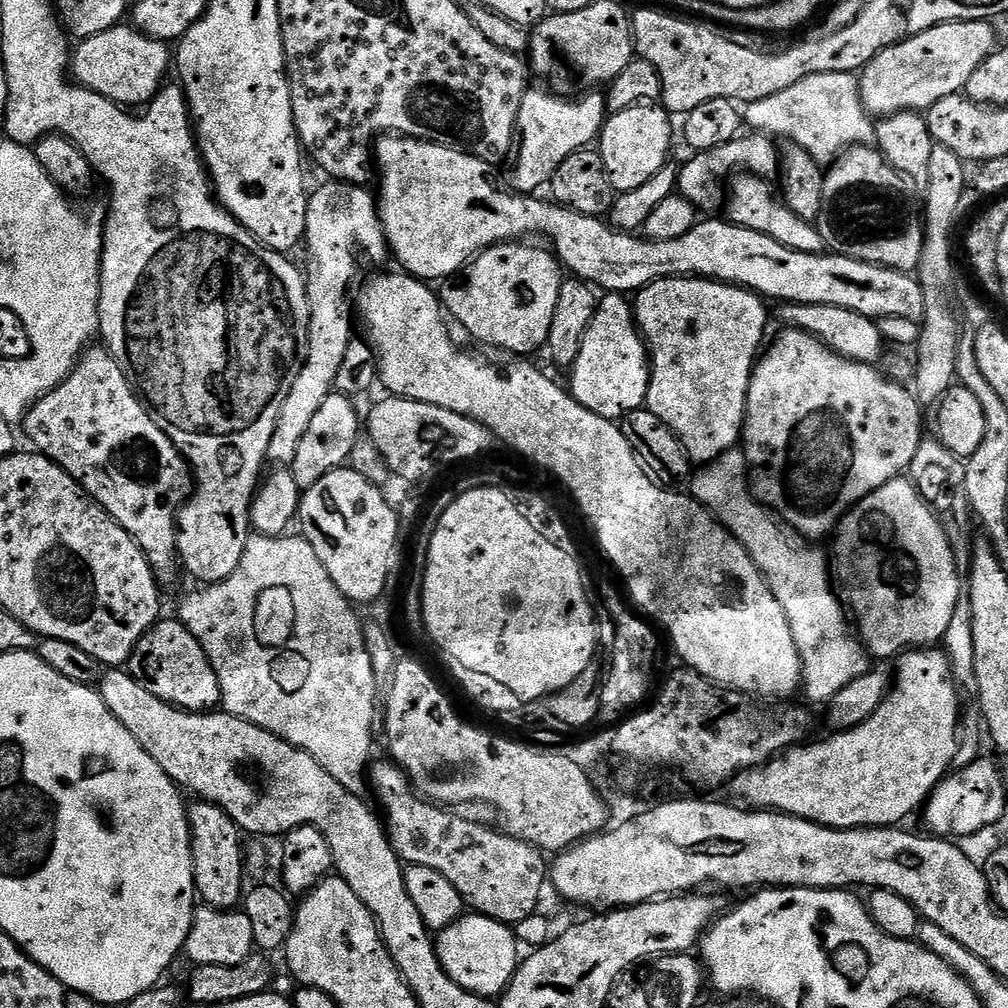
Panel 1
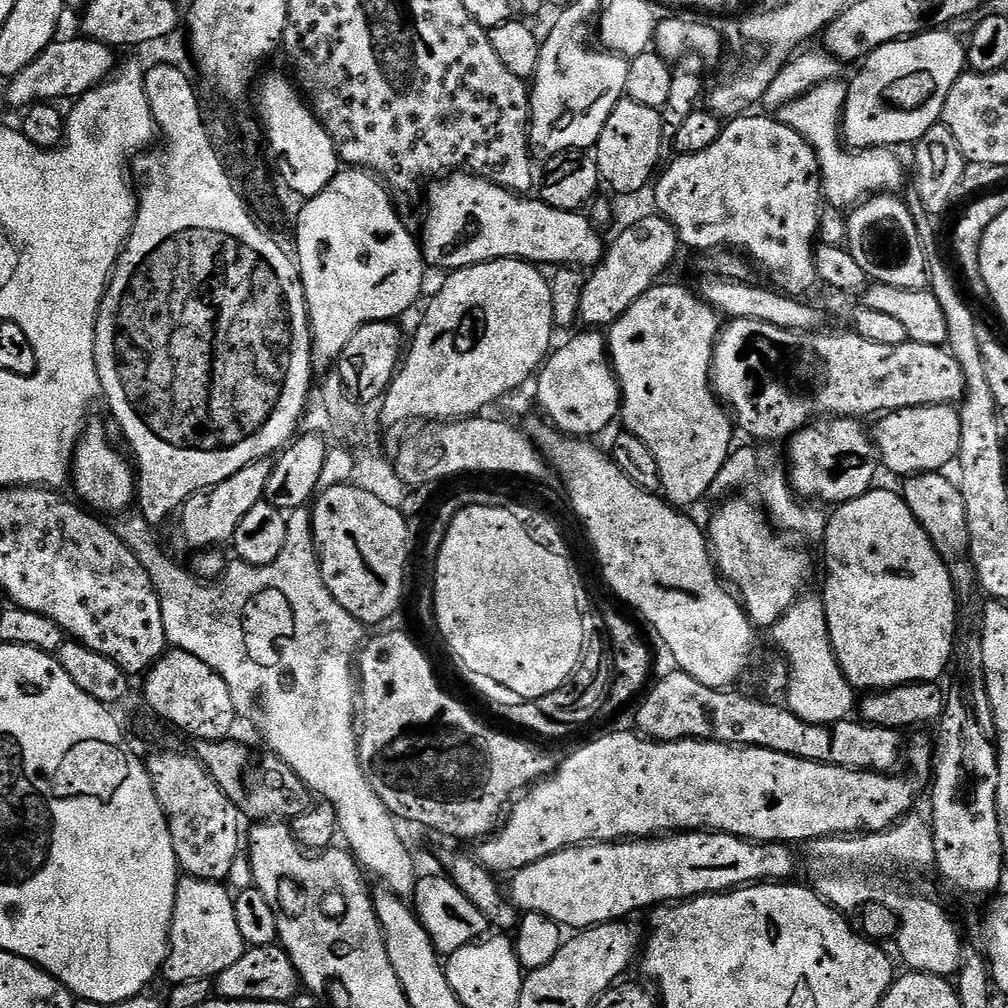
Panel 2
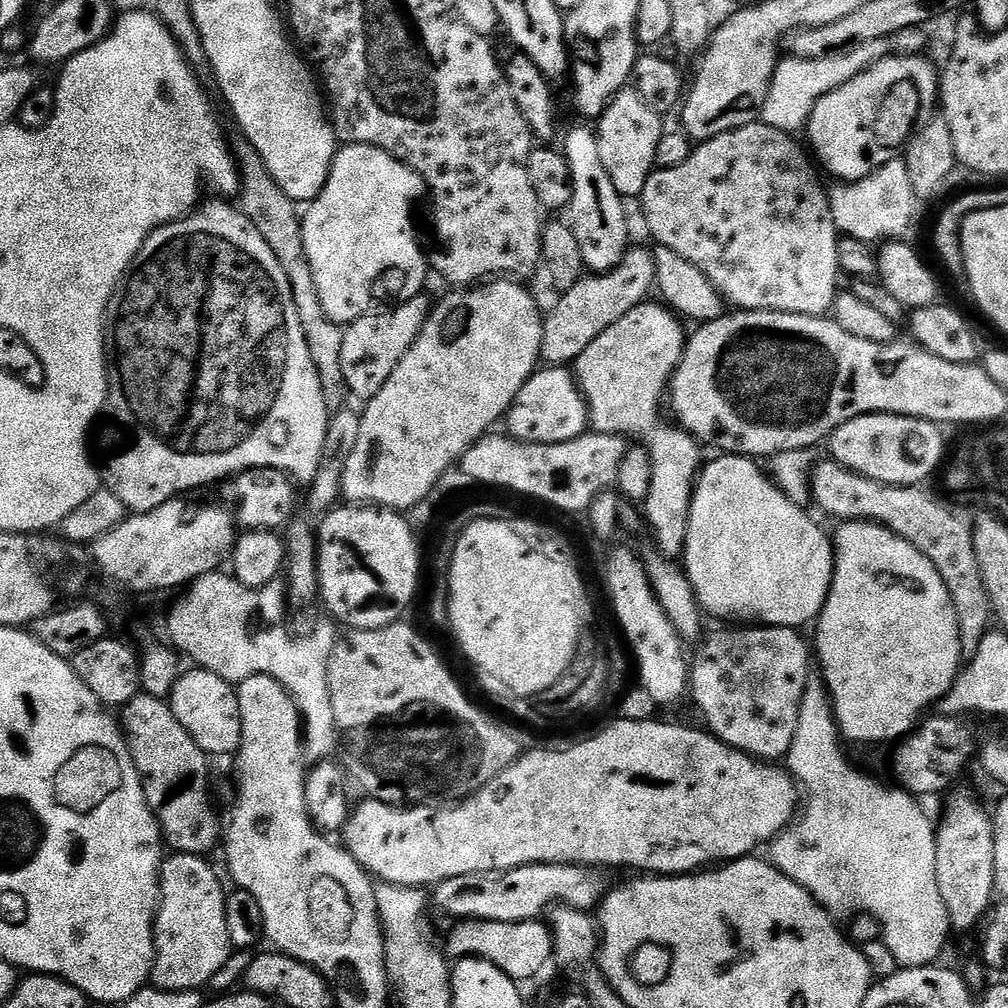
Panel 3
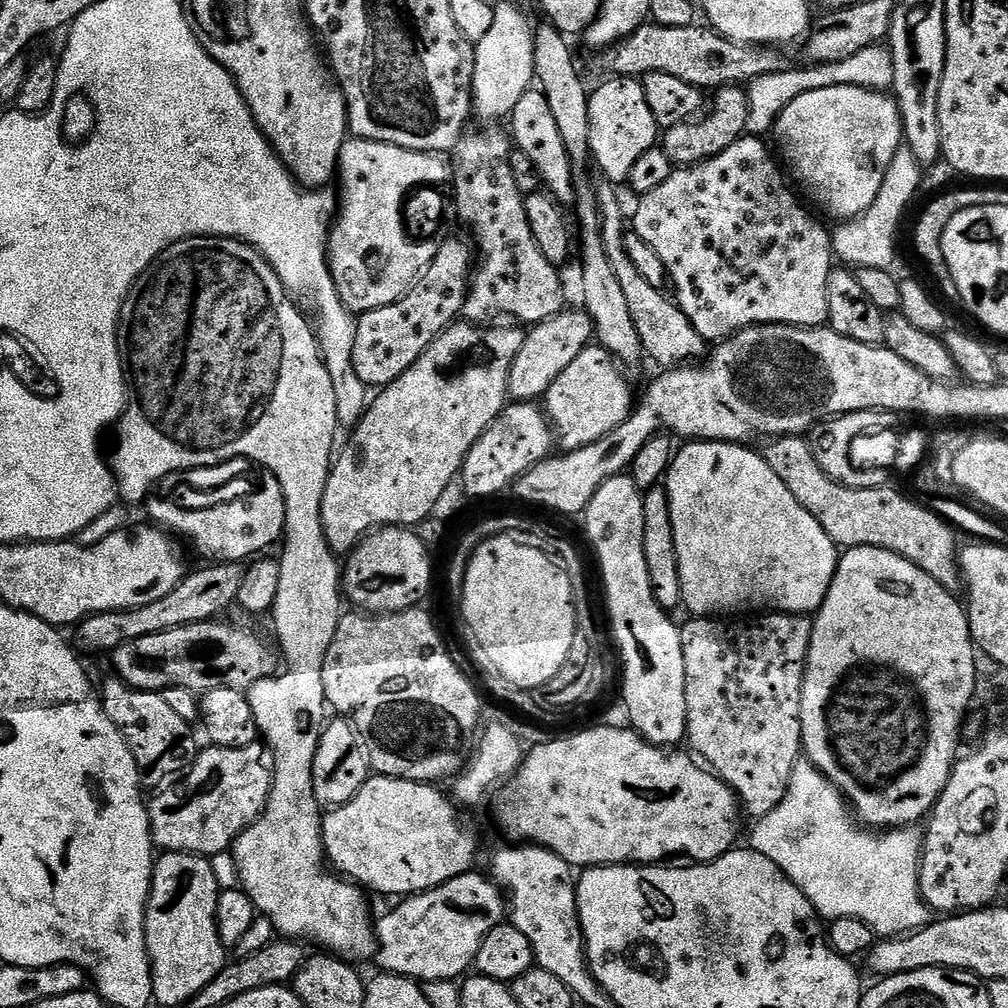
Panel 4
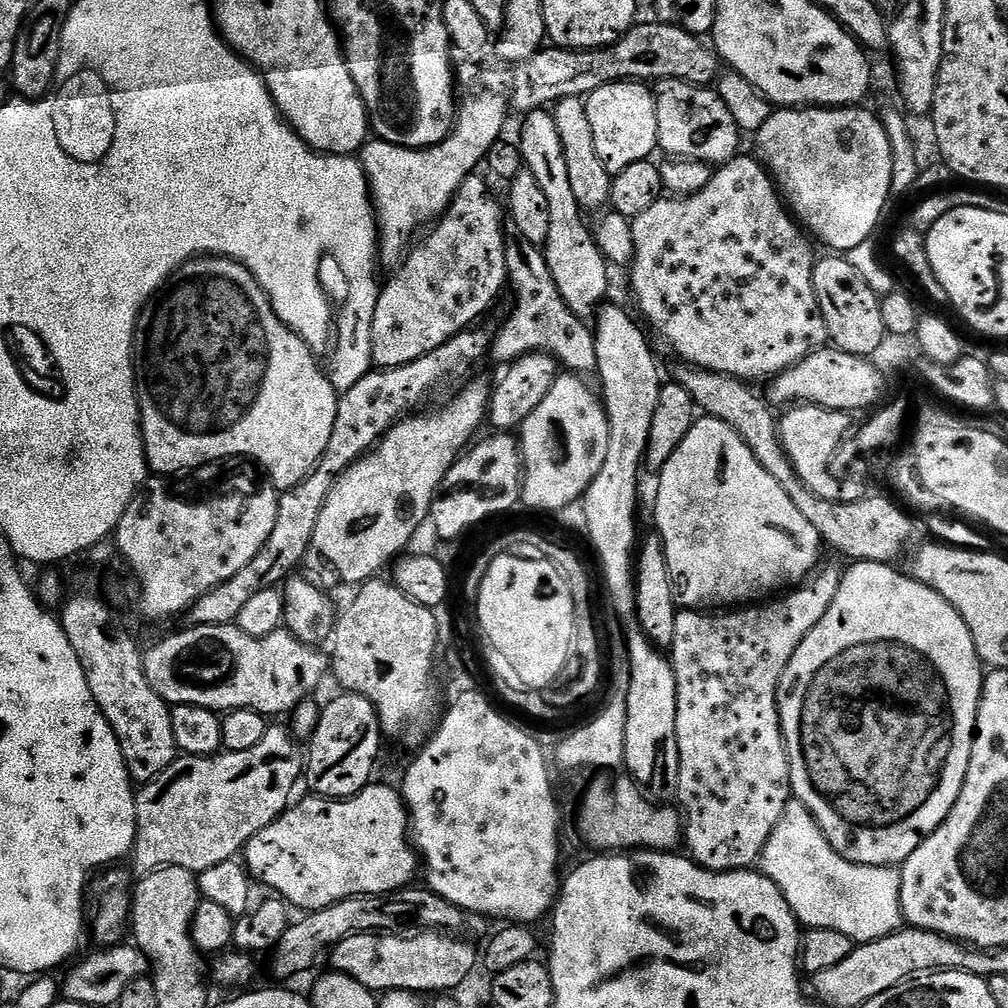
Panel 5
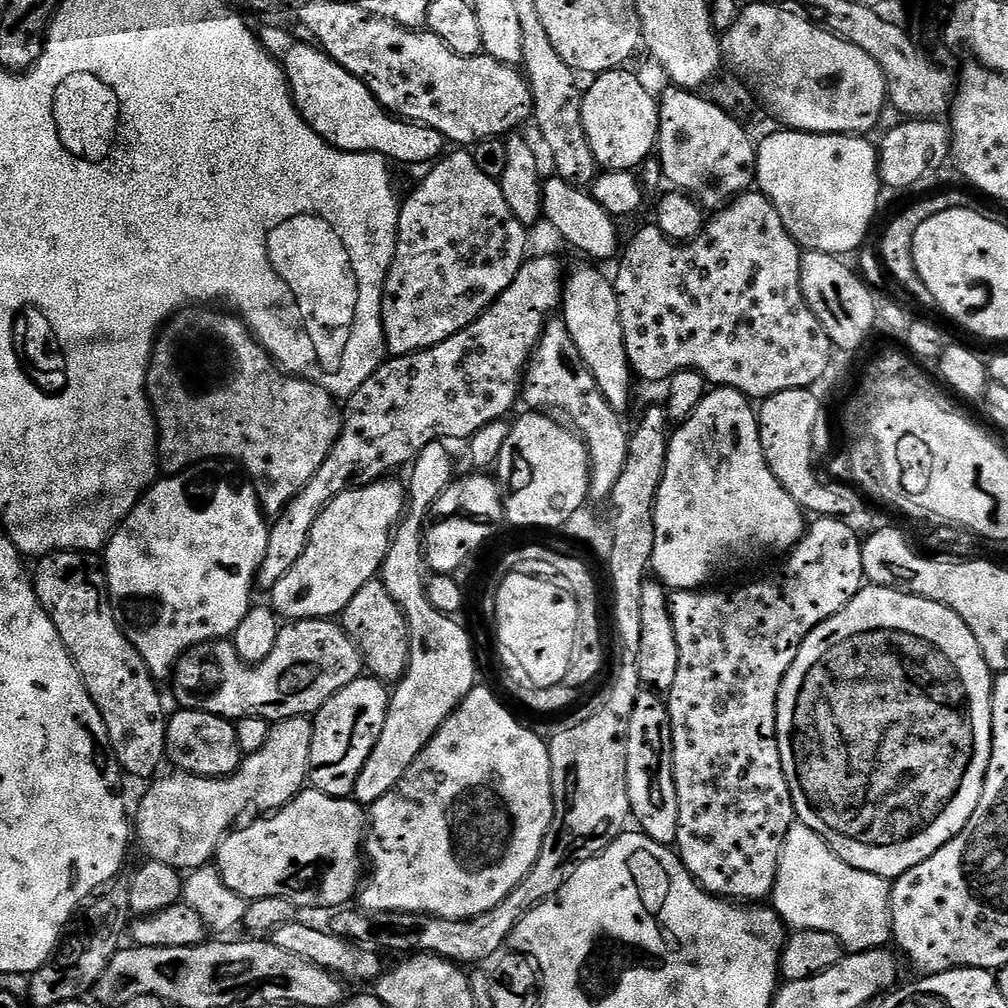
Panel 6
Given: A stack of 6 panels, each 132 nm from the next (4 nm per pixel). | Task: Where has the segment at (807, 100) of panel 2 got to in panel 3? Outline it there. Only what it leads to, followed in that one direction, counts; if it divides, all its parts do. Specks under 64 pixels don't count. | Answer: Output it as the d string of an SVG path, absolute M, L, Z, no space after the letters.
M907 159L886 162L866 178L840 182L831 189L828 201L834 214L837 233L861 240L873 246L881 242L895 241L912 224L916 216L918 197L910 182Z

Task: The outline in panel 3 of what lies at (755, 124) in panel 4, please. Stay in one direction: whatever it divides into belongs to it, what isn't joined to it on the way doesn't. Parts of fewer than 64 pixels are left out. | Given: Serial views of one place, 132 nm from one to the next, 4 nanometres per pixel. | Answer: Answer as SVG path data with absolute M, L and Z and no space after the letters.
M946 11L925 23L898 30L897 34L887 35L886 38L880 38L875 42L866 42L857 50L848 51L846 55L824 59L798 59L790 56L779 61L771 82L770 94L767 95L766 106L761 112L761 121L783 132L799 133L798 130L801 131L807 125L814 106L822 97L852 81L858 74L864 73L888 56L921 55L932 40L940 35L944 40L944 46L950 48L957 37L960 19L959 12Z

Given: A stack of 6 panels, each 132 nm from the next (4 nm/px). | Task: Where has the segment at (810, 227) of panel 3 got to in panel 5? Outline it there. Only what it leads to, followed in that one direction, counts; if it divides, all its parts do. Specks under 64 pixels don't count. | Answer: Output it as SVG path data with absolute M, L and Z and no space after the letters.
M741 155L735 160L721 164L711 173L708 185L683 198L661 198L654 201L641 216L631 221L632 225L632 292L640 312L652 323L652 328L681 356L683 363L706 372L718 372L731 376L733 380L753 382L775 378L792 365L829 343L828 327L816 306L816 295L812 293L812 266L814 255L808 245L809 237L798 227L795 219L788 220L790 212L782 203L774 181L759 159Z

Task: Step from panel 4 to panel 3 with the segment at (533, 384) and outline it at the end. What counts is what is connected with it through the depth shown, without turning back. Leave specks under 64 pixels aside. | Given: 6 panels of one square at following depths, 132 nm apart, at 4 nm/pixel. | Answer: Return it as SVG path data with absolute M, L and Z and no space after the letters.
M644 246L629 247L622 262L618 262L618 266L614 270L599 274L586 274L577 284L570 286L570 290L566 290L559 297L560 301L553 306L552 313L544 316L544 337L540 347L541 361L548 366L571 365L580 357L582 350L586 350L586 346L590 346L590 342L594 342L594 338L598 338L598 334L602 334L602 330L610 330L610 326L614 326L614 322L618 322L618 318L630 314L630 310L645 303L651 297L648 295L651 292L653 294L656 287L655 258L653 253Z

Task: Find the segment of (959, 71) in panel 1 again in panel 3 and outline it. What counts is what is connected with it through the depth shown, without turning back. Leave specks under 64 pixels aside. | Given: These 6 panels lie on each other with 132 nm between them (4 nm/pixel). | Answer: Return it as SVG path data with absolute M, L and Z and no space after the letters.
M923 55L888 56L864 73L858 74L852 81L826 94L814 106L806 125L809 140L807 143L810 148L812 143L811 151L822 168L824 163L825 173L828 171L830 175L837 176L837 181L851 182L866 178L886 162L901 159L901 149L916 135L918 129L930 123L938 112L941 73L930 61L924 59Z

